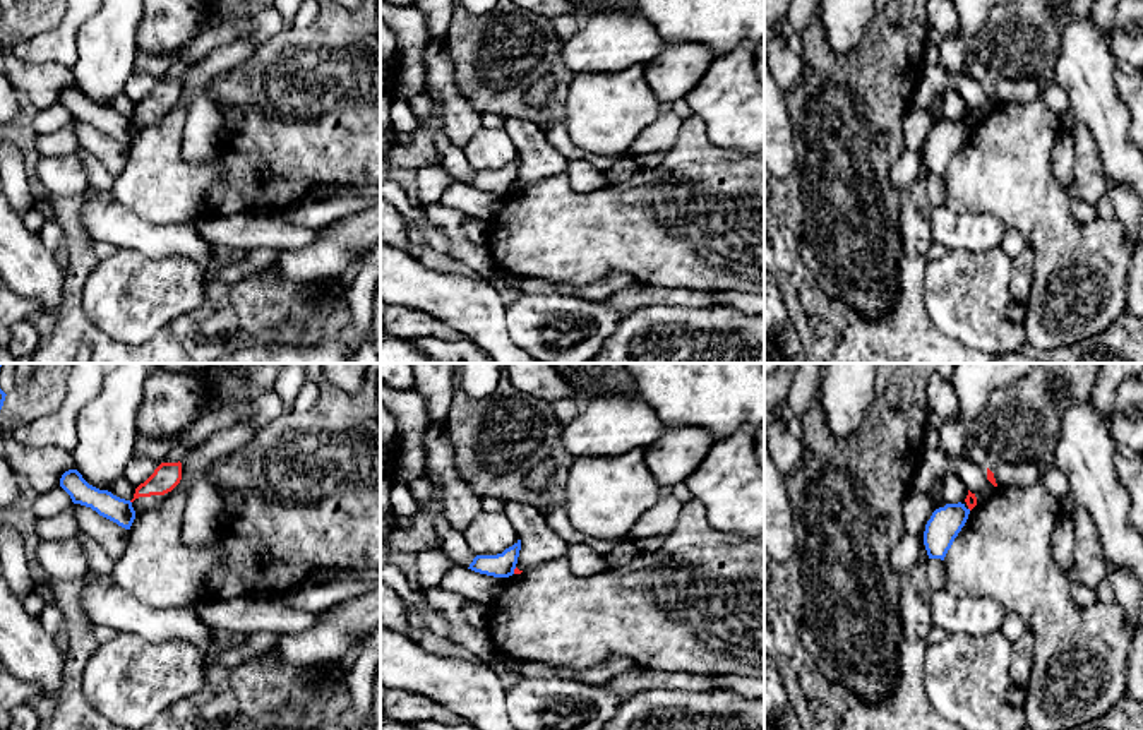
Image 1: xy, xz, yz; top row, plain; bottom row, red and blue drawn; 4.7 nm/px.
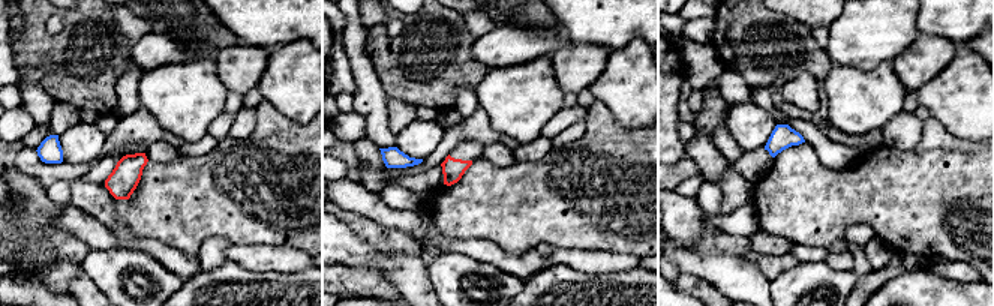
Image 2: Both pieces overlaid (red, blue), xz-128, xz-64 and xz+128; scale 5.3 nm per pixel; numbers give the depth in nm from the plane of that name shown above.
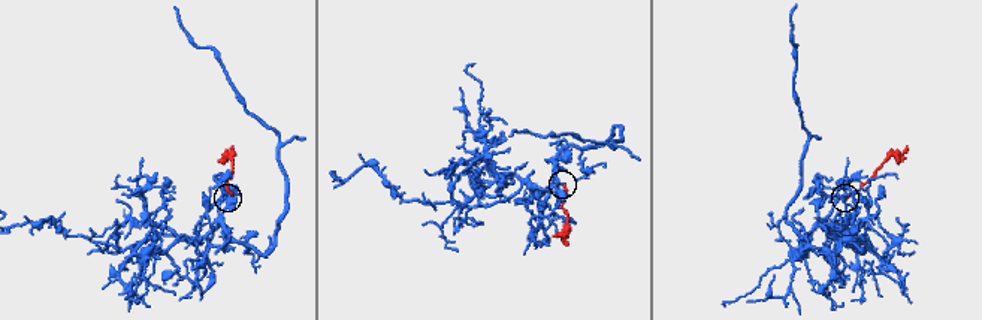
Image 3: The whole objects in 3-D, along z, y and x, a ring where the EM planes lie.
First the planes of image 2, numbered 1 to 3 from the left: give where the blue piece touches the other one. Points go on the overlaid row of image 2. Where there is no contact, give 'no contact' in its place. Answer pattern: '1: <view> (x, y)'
1: no contact
2: no contact
3: no contact

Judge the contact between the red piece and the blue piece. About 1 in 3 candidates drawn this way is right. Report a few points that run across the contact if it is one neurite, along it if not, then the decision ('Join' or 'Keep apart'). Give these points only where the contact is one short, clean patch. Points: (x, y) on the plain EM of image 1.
Line: xz (516, 184), (513, 189). Keep apart

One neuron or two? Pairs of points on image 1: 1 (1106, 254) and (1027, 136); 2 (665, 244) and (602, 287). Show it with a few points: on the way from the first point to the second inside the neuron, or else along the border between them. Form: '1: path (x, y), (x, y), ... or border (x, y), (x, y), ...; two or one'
1: path (1073, 237), (1027, 191), (1027, 168); one
2: border (638, 280), (628, 273), (610, 273), (585, 285); two

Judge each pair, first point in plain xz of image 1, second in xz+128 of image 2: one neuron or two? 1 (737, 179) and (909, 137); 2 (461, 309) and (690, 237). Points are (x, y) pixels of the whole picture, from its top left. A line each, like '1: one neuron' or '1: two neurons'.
1: two neurons
2: two neurons

